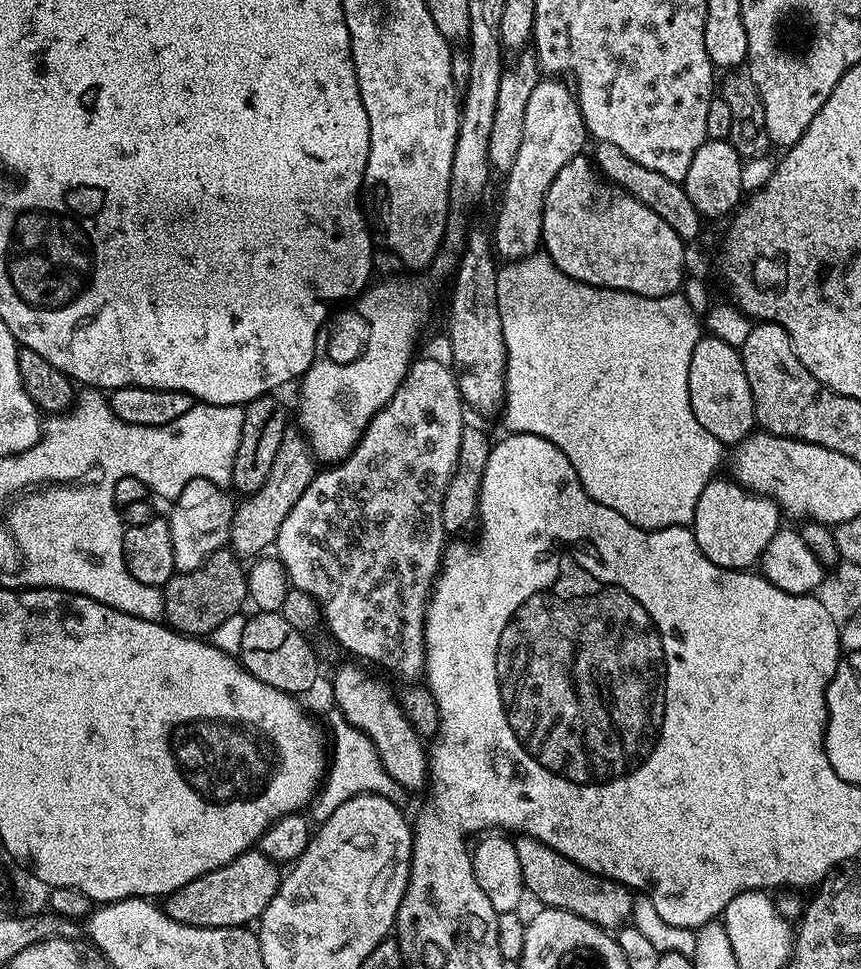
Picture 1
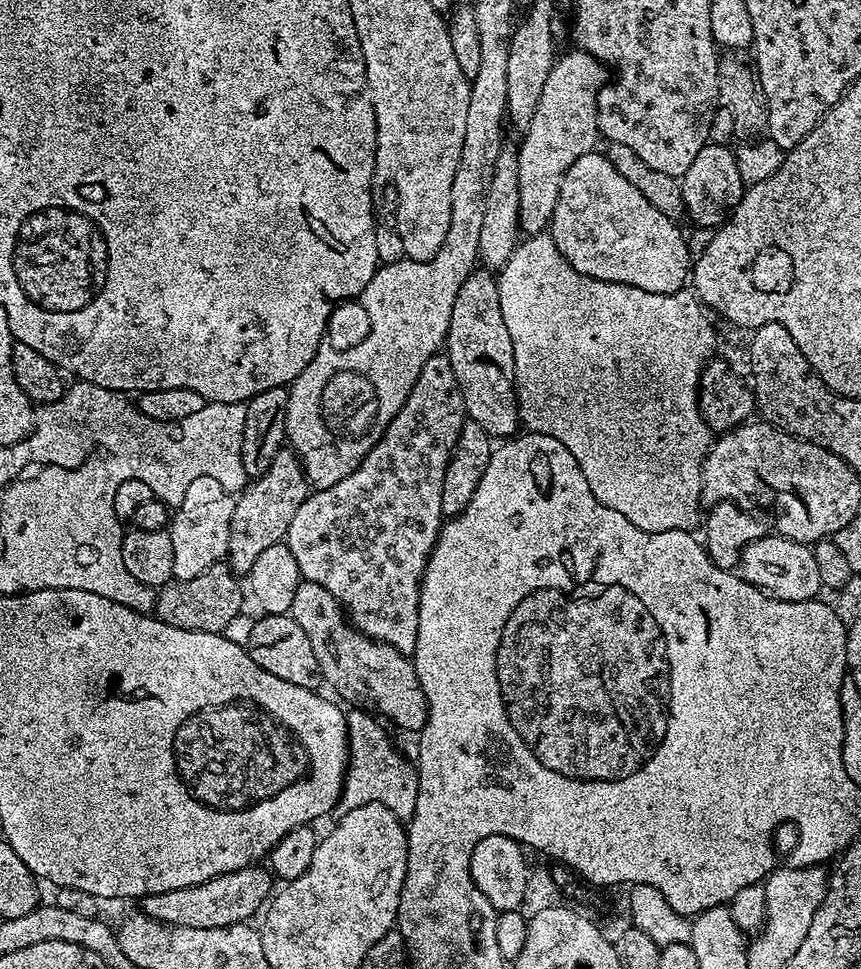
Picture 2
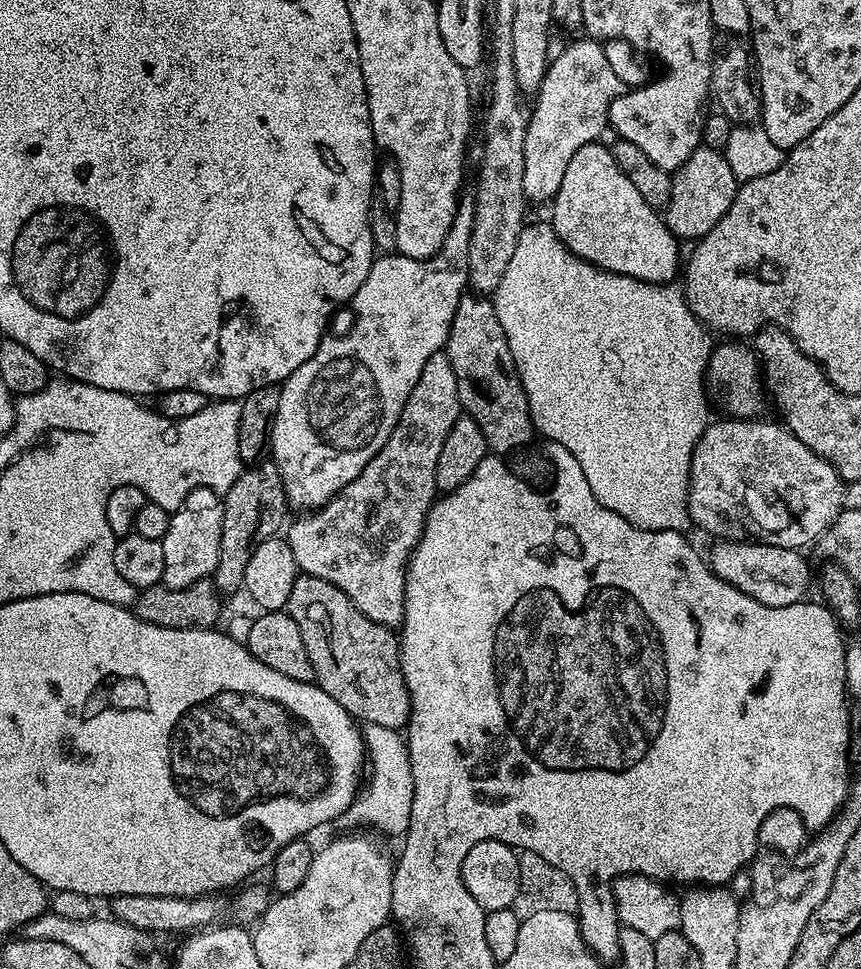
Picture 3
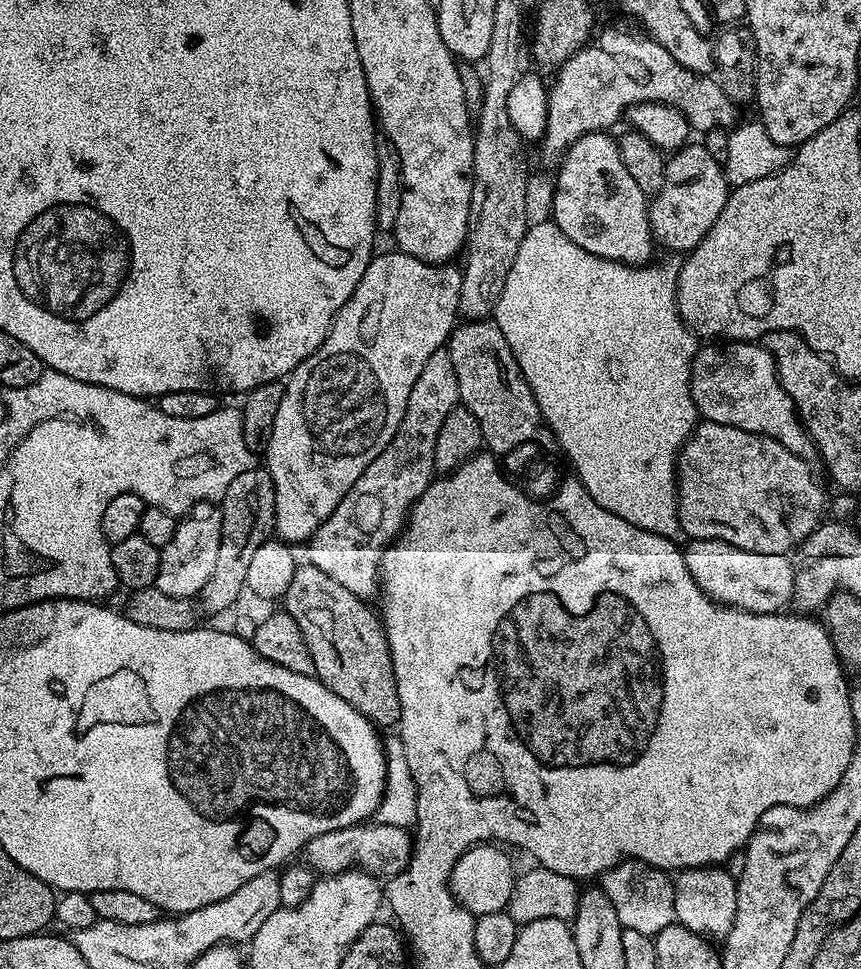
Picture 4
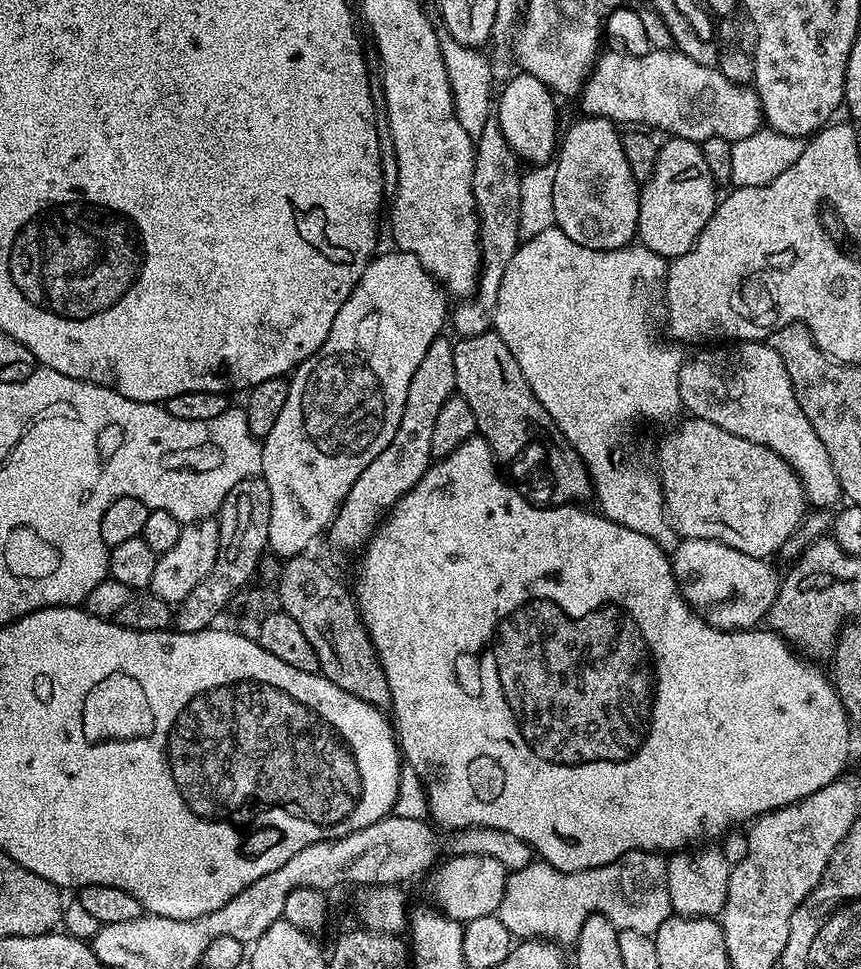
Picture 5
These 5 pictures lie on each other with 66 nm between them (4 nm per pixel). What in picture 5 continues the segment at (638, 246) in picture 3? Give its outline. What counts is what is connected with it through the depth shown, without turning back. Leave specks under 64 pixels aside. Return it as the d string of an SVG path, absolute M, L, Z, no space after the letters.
M585 115L581 119L569 126L565 136L563 133L554 157L557 164L553 194L555 227L581 246L593 250L618 250L637 239L641 185L634 174L630 174L630 162L626 162L626 154L620 141L621 129L605 117Z

